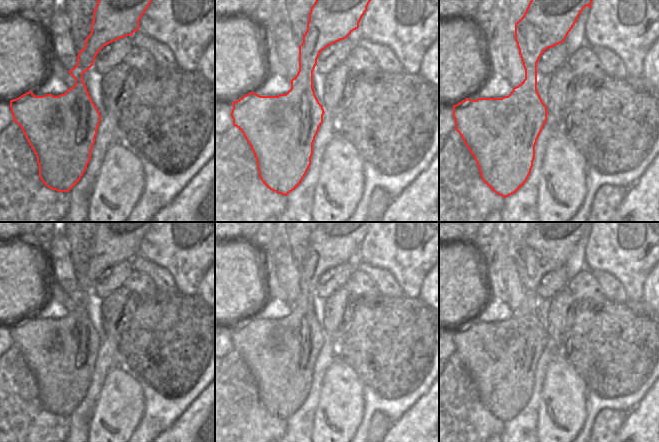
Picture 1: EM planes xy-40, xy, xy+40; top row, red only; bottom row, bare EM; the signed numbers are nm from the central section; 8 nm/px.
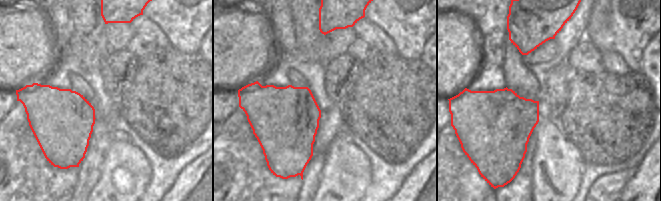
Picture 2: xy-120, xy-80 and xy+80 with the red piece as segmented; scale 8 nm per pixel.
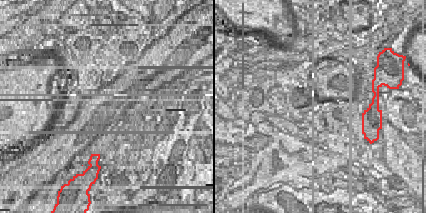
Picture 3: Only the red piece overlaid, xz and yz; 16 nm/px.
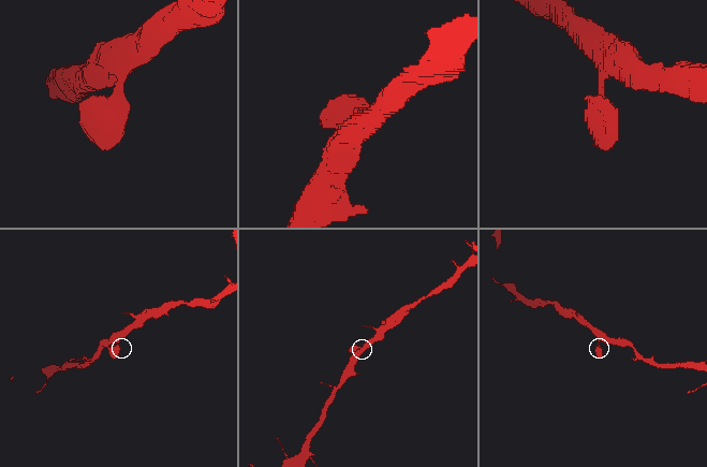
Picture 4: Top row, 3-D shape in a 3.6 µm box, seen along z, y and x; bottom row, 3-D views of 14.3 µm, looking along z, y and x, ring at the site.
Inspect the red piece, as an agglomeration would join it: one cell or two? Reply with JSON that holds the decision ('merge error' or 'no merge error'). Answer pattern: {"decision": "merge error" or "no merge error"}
{"decision": "no merge error"}

